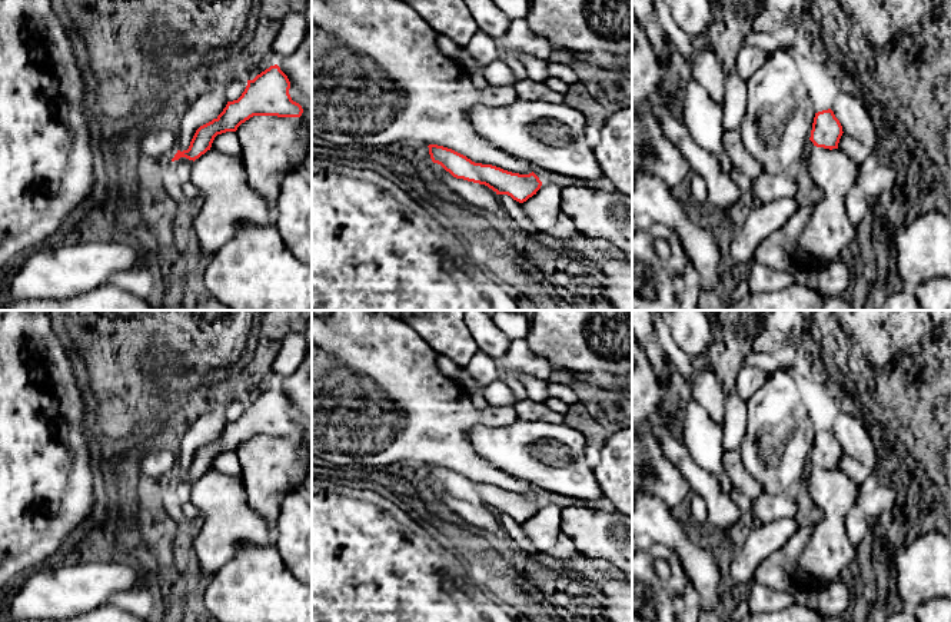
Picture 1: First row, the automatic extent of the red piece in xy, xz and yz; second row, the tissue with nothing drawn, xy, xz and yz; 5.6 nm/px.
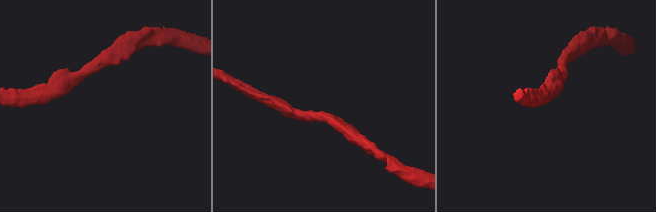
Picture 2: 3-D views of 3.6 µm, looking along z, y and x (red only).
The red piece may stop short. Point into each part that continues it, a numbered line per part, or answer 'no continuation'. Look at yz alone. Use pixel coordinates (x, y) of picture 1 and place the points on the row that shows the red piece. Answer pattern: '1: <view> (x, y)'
no continuation

